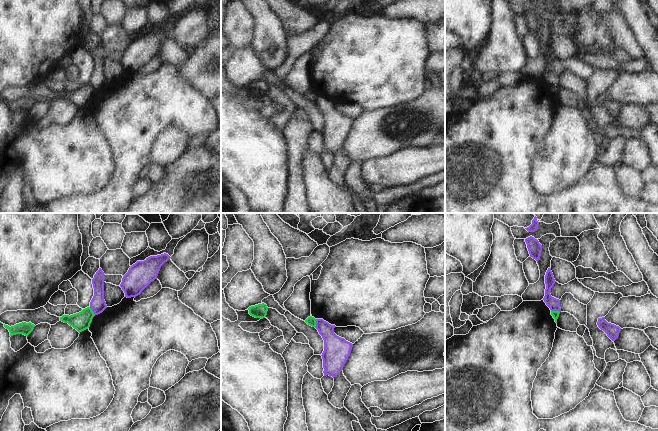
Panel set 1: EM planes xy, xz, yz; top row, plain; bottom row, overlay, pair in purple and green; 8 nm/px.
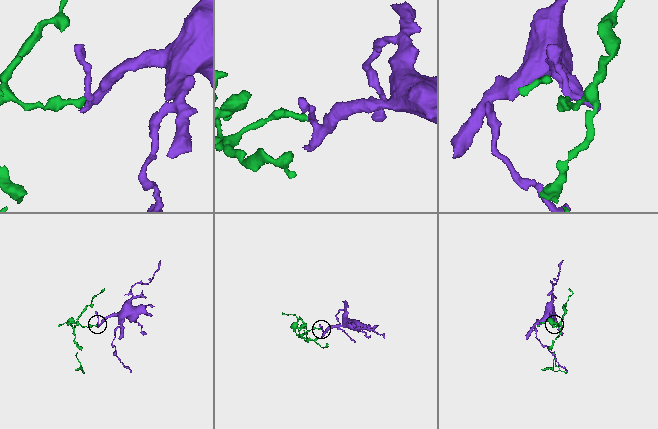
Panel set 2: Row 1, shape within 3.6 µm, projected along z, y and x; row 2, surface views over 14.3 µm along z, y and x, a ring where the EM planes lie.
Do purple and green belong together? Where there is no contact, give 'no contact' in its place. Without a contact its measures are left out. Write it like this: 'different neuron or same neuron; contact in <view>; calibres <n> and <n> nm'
different neuron; contact in xz; calibres 190 and 70 nm

